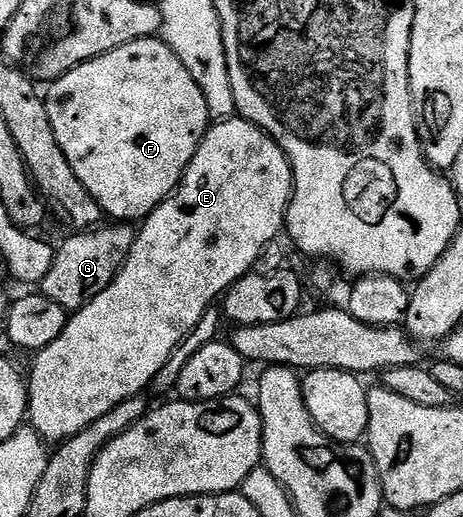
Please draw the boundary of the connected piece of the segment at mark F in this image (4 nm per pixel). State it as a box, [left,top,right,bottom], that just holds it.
[44,36,212,224]

